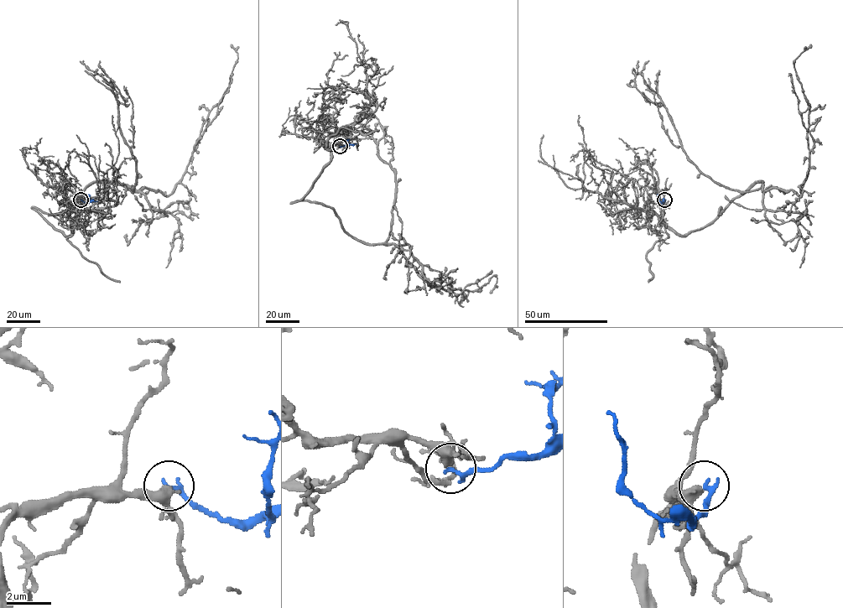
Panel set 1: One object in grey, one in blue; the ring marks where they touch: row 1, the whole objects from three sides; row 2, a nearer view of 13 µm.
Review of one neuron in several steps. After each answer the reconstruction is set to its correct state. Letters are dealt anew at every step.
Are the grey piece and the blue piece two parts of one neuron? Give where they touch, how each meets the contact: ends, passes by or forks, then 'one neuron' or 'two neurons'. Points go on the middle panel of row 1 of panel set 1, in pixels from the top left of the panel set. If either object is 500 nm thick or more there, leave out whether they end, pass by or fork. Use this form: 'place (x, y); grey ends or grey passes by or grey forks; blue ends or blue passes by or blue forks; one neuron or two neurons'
place (340, 146); grey passes by; blue ends; one neuron

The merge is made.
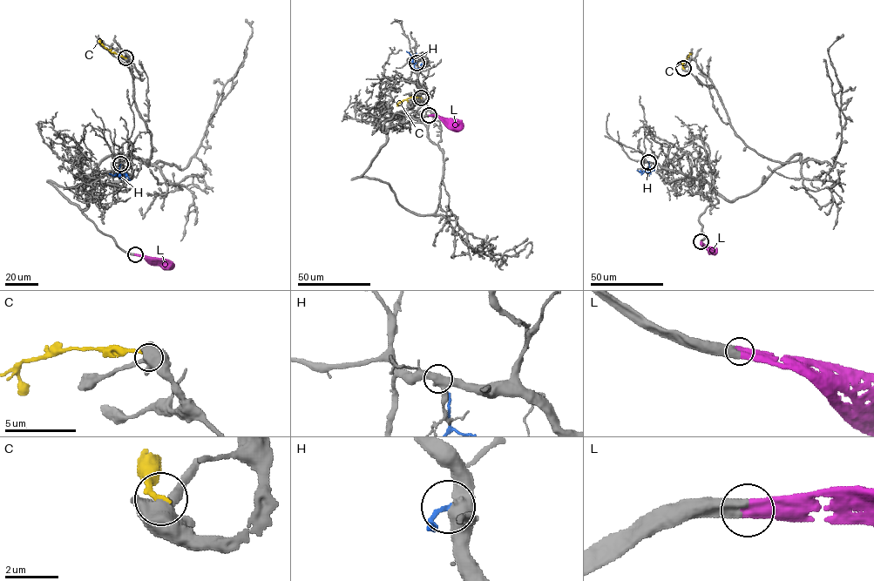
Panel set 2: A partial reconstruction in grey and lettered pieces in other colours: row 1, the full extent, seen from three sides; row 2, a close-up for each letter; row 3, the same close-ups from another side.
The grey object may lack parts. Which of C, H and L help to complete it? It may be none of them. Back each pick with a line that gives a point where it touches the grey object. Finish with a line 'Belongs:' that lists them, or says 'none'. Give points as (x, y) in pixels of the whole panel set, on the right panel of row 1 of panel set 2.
L: contact (701, 241)
Belongs: L

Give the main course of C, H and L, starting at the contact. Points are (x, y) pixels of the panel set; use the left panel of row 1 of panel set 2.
C: (125, 58), (111, 52), (98, 42)
H: (120, 164), (118, 172), (126, 173), (130, 180)
L: (135, 254), (163, 259), (173, 267)

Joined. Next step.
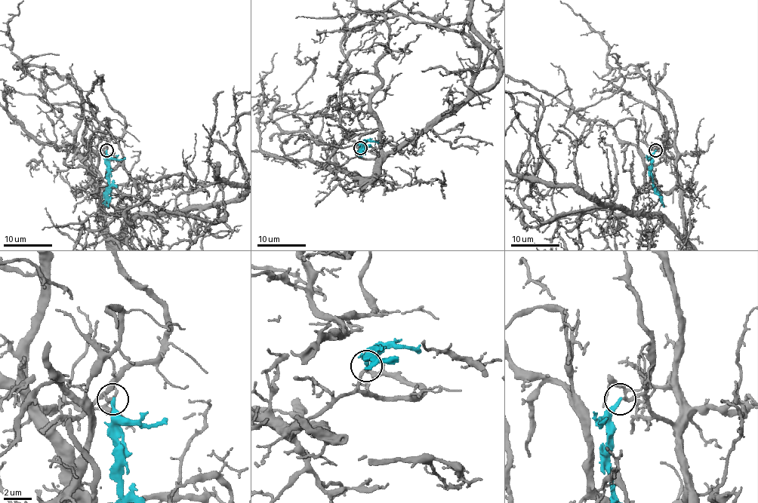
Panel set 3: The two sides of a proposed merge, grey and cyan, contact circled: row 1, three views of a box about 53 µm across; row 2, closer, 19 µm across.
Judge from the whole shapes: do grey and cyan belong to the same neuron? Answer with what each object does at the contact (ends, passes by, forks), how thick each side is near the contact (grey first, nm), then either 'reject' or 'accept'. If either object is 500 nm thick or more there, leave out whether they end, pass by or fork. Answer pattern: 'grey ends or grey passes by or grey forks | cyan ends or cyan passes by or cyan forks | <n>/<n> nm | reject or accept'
grey ends | cyan ends | 180/220 nm | accept

